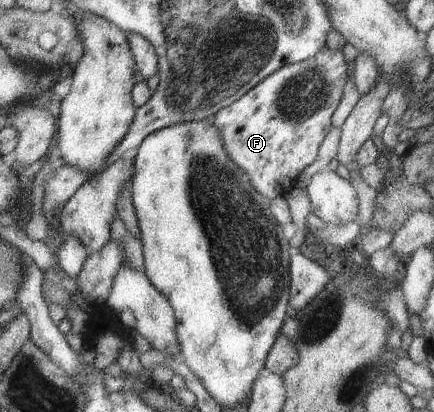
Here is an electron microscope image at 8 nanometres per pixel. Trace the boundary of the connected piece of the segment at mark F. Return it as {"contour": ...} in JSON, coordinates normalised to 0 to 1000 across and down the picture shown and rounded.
{"contour":[[[747,109],[733,131],[696,150],[647,158],[567,223],[553,243],[512,262],[486,286],[488,299],[507,316],[530,388],[571,422],[585,456],[613,485],[636,476],[654,478],[684,447],[700,408],[728,388],[733,359],[767,306],[765,282],[788,248],[793,209],[806,180],[809,155],[797,148],[788,117],[760,121]]]}

